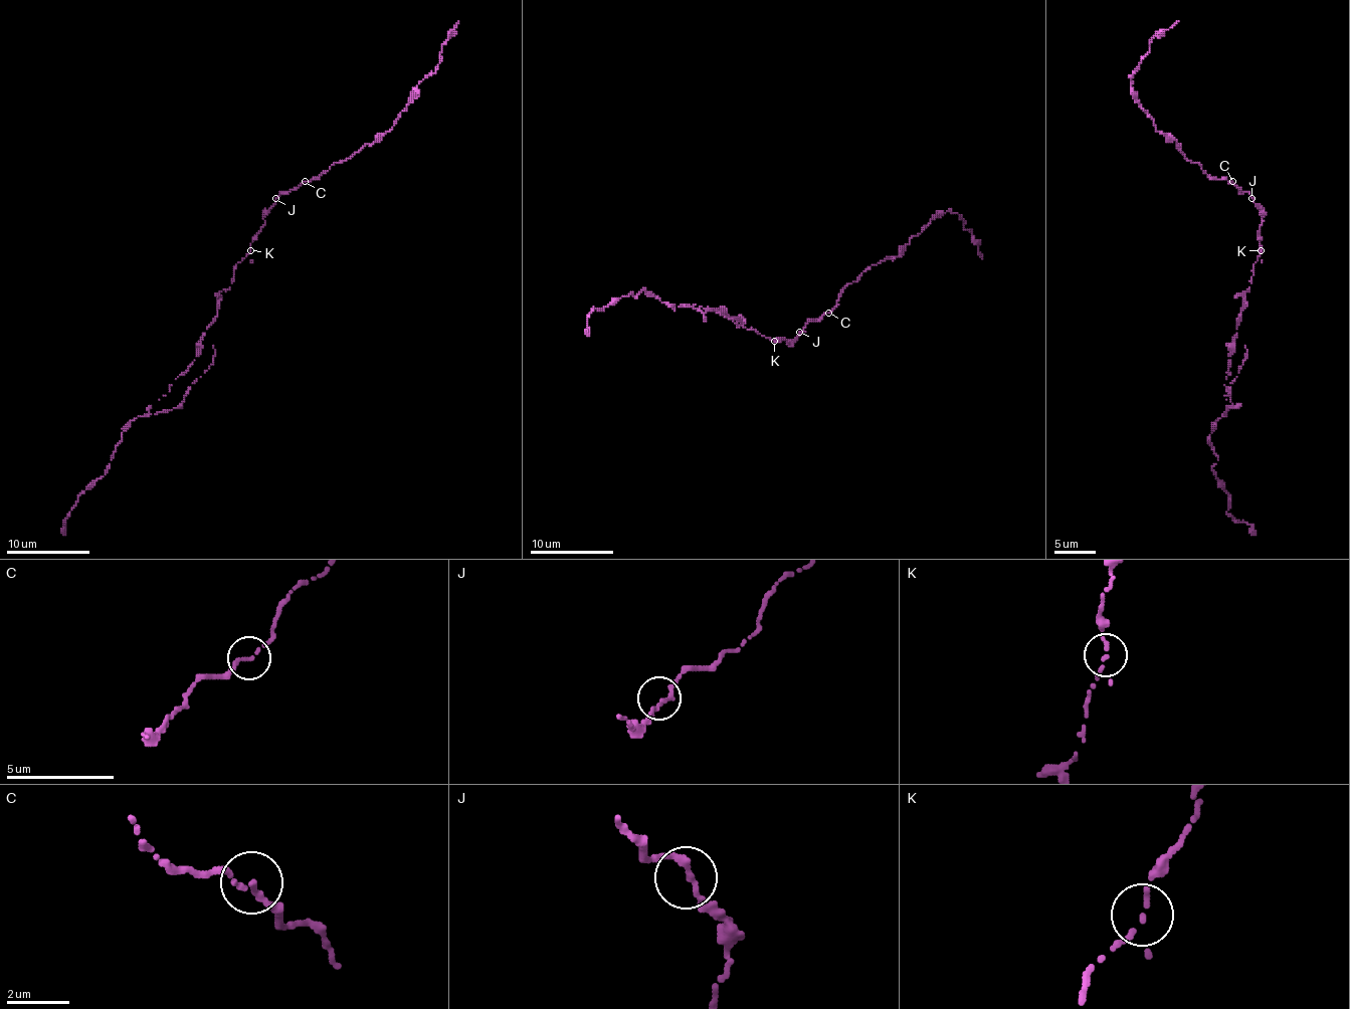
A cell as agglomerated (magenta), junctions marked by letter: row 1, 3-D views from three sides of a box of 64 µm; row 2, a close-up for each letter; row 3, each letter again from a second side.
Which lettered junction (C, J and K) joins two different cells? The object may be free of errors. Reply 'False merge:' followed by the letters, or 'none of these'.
False merge: none of these

